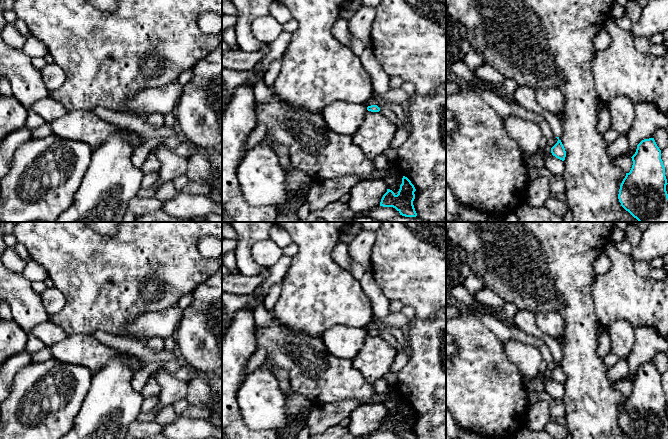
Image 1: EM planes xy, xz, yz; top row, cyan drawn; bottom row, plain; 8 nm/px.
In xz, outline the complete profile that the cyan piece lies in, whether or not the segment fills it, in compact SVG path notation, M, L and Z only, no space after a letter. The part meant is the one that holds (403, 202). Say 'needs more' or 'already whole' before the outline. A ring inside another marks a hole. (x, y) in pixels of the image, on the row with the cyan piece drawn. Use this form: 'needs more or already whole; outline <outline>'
already whole; outline M403 176L398 194L396 195L392 190L387 189L381 199L380 206L393 207L400 215L405 217L416 217L417 213L413 205L415 191L416 189L411 181Z

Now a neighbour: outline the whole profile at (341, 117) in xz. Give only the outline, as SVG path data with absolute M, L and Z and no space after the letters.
M335 101L330 103L322 111L321 115L330 130L353 137L361 125L366 112L366 104Z

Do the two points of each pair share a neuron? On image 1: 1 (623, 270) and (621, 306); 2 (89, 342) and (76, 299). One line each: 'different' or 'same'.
1: same
2: different

